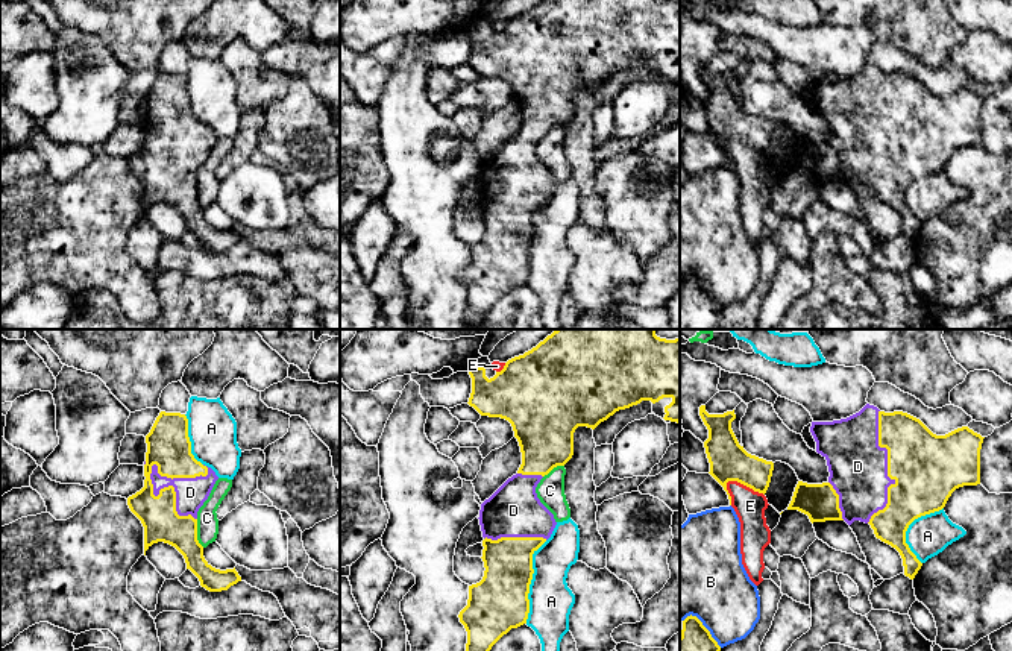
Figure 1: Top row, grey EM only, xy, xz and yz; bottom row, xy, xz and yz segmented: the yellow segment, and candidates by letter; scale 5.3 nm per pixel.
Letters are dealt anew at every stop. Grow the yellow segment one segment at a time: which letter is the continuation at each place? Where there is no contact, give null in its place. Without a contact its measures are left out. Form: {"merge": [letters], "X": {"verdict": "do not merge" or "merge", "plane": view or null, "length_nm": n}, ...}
{"merge": ["D"], "A": {"verdict": "do not merge", "plane": "xz", "length_nm": 460}, "B": {"verdict": "do not merge", "plane": "yz", "length_nm": 260}, "C": {"verdict": "do not merge", "plane": "xy", "length_nm": 160}, "D": {"verdict": "merge", "plane": "xy", "length_nm": 380}, "E": {"verdict": "do not merge", "plane": "yz", "length_nm": 220}}

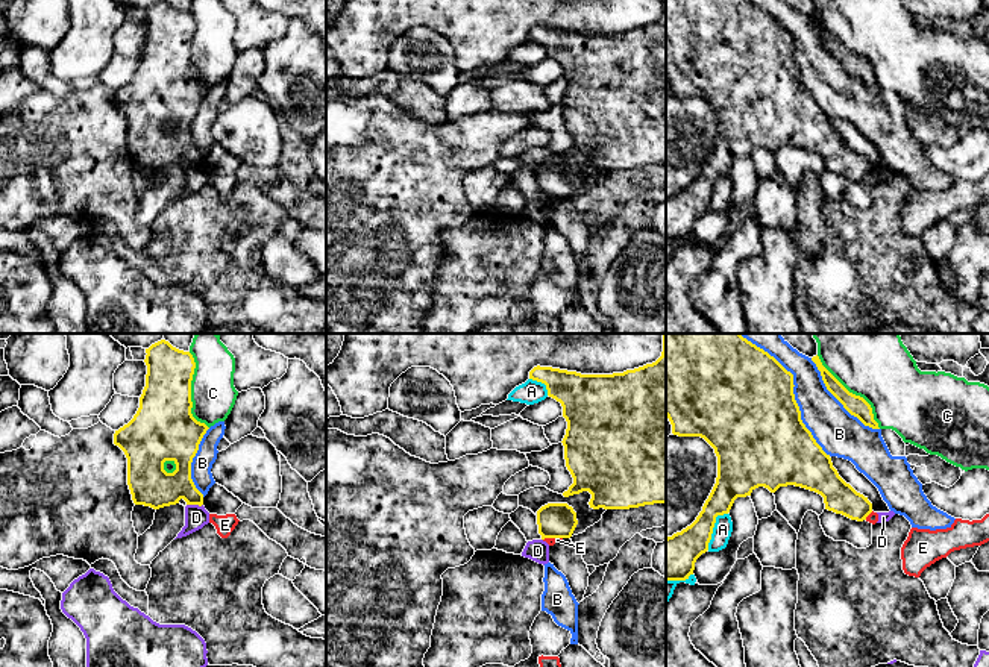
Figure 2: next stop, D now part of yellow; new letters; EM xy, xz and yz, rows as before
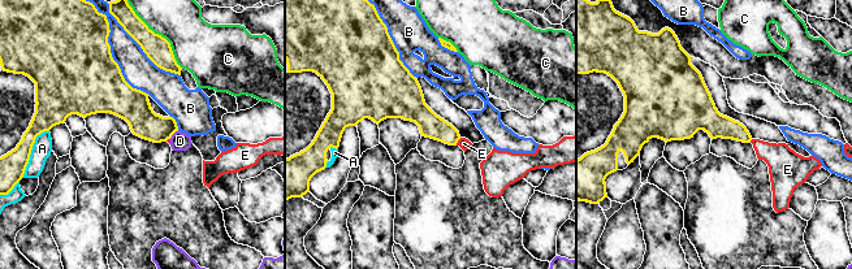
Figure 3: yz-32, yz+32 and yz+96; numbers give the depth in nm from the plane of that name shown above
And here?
{"merge": [], "A": {"verdict": "do not merge", "plane": "yz", "length_nm": 220}, "B": {"verdict": "do not merge", "plane": "yz", "length_nm": 800}, "C": {"verdict": "do not merge", "plane": "yz", "length_nm": 500}, "D": {"verdict": "do not merge", "plane": "xy", "length_nm": 90}, "E": {"verdict": "do not merge", "plane": "xz", "length_nm": 110}}

